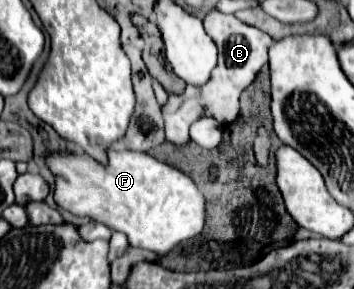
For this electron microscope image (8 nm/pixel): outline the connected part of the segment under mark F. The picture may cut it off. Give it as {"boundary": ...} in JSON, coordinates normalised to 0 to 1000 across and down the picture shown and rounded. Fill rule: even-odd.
{"boundary":[[[308,516],[308,571],[285,571],[263,543],[218,543],[212,529],[144,529],[133,536],[133,564],[155,606],[155,696],[167,716],[223,751],[246,744],[268,765],[291,765],[308,792],[353,806],[376,855],[415,862],[444,882],[477,882],[511,834],[545,827],[579,792],[579,682],[545,619],[415,529]]]}

